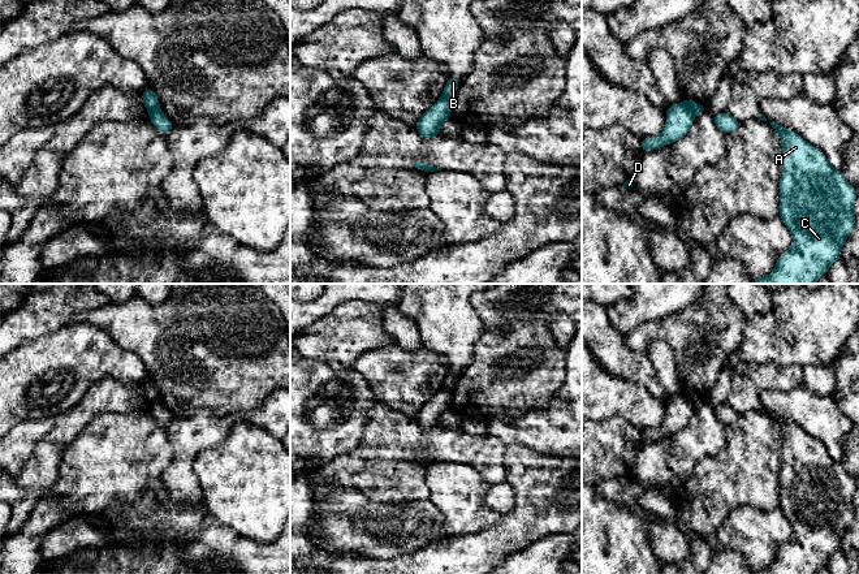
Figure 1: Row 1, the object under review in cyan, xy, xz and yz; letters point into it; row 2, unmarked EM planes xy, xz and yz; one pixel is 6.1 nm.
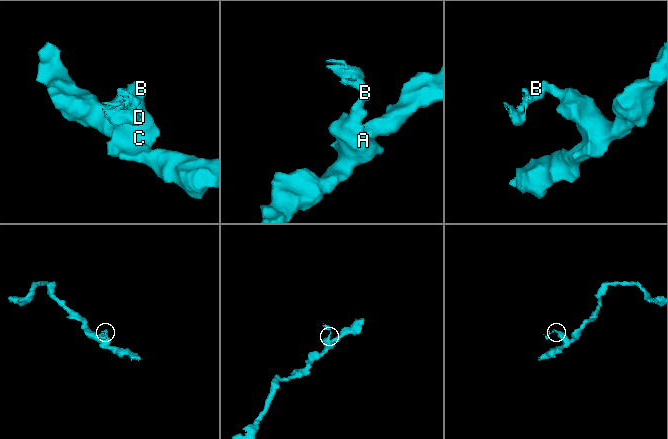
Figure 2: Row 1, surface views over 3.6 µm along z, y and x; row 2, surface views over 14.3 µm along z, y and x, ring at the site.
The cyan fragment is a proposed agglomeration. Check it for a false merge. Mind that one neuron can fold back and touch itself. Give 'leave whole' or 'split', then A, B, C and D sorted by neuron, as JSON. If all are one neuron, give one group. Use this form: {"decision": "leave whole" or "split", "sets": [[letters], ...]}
{"decision": "split", "sets": [["A", "C"], ["B", "D"]]}

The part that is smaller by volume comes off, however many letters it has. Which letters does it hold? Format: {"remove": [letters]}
{"remove": ["B", "D"]}

